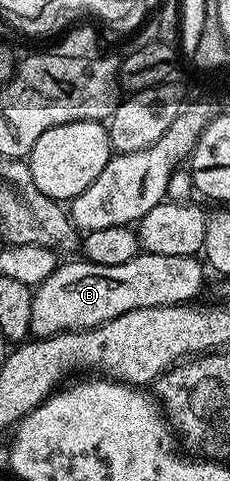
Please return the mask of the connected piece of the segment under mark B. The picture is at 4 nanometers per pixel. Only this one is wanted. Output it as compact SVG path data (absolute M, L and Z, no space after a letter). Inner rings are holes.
M140 253L125 265L97 265L86 261L60 262L45 281L33 291L31 335L49 339L66 331L83 331L87 327L105 325L121 313L150 307L178 307L190 304L203 287L205 267L194 255L169 257L161 253Z

